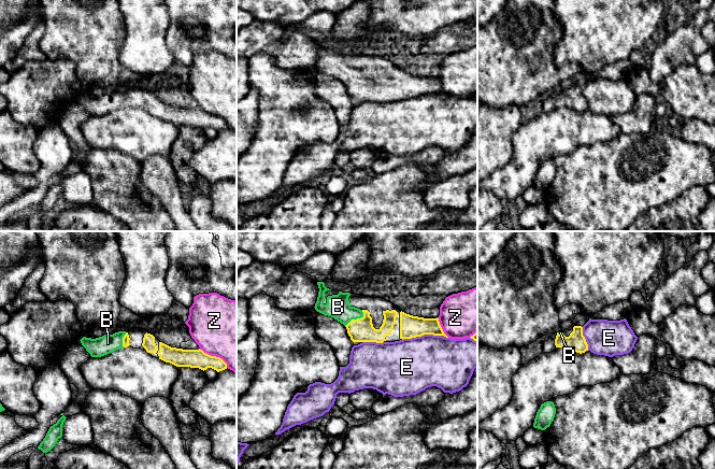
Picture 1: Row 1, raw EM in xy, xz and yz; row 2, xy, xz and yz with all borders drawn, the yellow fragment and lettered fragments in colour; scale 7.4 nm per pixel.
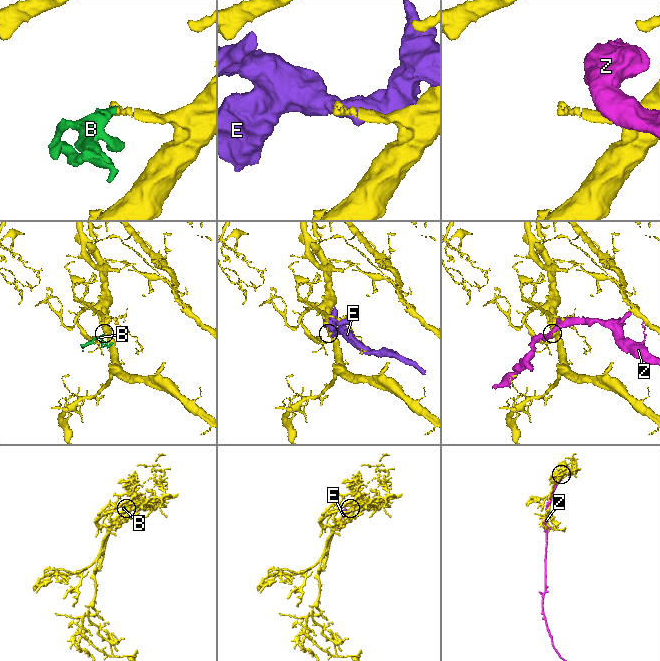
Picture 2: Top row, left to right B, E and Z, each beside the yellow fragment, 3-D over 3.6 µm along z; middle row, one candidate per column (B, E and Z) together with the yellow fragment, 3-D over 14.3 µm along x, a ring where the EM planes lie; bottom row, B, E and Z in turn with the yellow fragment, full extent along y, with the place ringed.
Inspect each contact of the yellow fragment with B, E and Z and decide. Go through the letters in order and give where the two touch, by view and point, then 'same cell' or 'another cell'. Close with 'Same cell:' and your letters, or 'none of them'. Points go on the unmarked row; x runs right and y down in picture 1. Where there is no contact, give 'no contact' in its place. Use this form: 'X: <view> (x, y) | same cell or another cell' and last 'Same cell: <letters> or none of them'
B: xz (357, 77) | same cell
E: xz (425, 93) | another cell
Z: xy (214, 115) | another cell
Same cell: B

